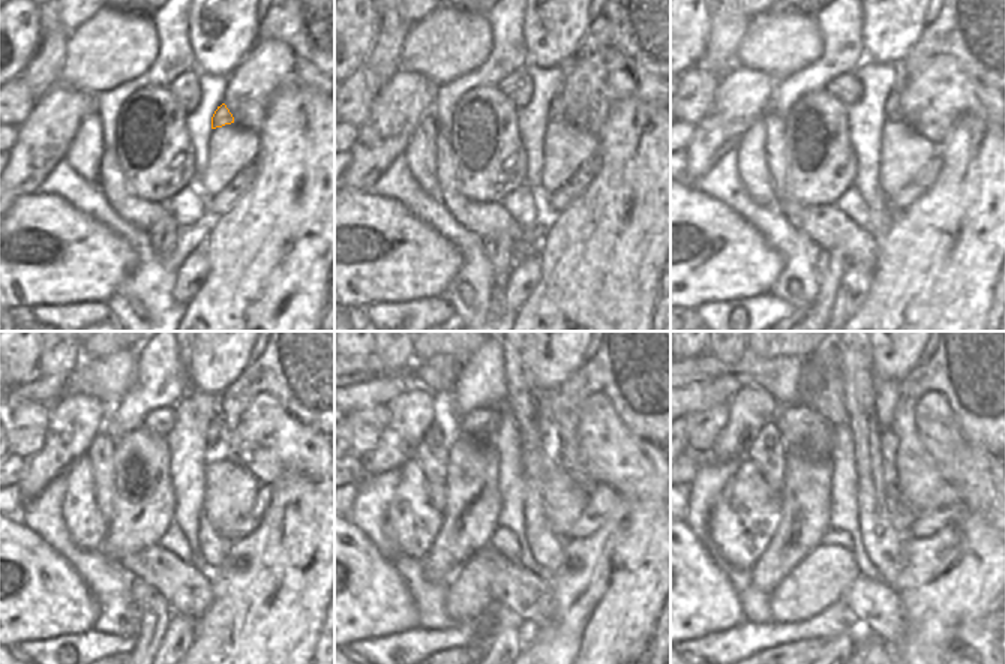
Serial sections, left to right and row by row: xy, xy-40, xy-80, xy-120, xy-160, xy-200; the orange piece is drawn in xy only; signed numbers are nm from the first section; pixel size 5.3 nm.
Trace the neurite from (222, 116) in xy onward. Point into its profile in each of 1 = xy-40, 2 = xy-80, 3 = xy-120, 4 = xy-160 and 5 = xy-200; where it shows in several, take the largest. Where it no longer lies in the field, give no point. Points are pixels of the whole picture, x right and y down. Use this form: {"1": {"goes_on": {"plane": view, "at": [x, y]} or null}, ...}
{"1": {"goes_on": {"plane": "xy-40", "at": [557, 113]}}, "2": {"goes_on": {"plane": "xy-80", "at": [891, 105]}}, "3": {"goes_on": {"plane": "xy-120", "at": [215, 427]}}, "4": {"goes_on": {"plane": "xy-160", "at": [545, 399]}}, "5": {"goes_on": {"plane": "xy-200", "at": [885, 390]}}}

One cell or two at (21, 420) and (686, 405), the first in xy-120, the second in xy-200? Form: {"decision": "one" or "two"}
{"decision": "two"}

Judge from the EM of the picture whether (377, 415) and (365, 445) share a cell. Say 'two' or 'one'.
one

